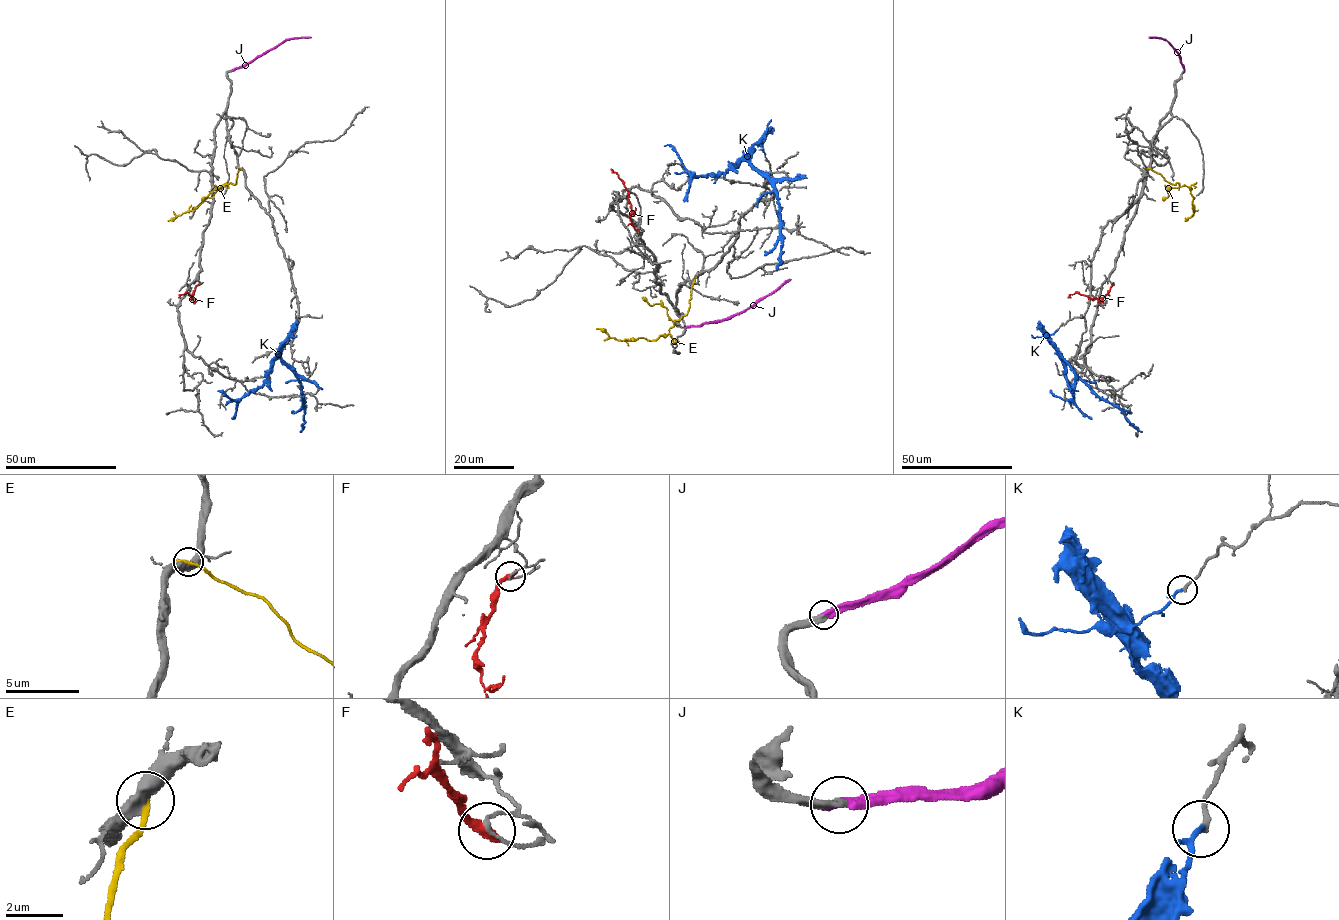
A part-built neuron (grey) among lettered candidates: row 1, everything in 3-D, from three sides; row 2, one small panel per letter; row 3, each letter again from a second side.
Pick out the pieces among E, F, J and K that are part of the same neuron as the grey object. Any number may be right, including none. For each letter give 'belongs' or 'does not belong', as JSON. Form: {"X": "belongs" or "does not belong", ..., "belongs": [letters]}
{"E": "does not belong", "F": "does not belong", "J": "belongs", "K": "does not belong", "belongs": ["J"]}

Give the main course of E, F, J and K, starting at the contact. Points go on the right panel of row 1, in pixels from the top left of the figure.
E: (1149, 168), (1166, 181), (1189, 187), (1194, 197), (1194, 212), (1185, 220)
F: (1113, 284), (1100, 298), (1090, 298), (1076, 292), (1067, 297)
J: (1184, 70), (1173, 47), (1164, 39), (1149, 37)
K: (1056, 330), (1049, 337), (1049, 341), (1062, 358), (1094, 392), (1116, 405), (1142, 432)

